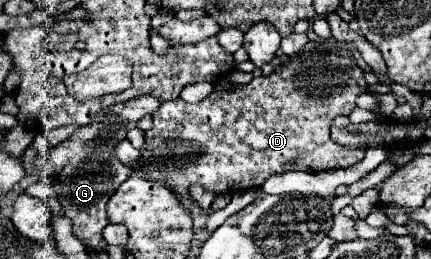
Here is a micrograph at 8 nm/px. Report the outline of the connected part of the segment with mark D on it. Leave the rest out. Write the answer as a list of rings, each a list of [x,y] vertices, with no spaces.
[[[330,39],[330,41],[310,41],[298,55],[292,57],[292,61],[288,65],[280,65],[270,77],[256,77],[252,83],[248,85],[238,85],[234,91],[212,91],[204,101],[196,103],[196,105],[190,105],[182,99],[176,99],[176,101],[166,101],[160,105],[160,109],[156,109],[156,113],[152,113],[152,119],[154,119],[154,125],[150,131],[146,131],[146,145],[142,149],[142,157],[144,157],[144,169],[136,169],[136,173],[144,179],[152,179],[152,181],[162,181],[168,189],[172,189],[178,197],[188,197],[188,187],[192,183],[202,183],[208,191],[216,193],[216,195],[222,195],[222,193],[234,193],[234,191],[242,191],[242,189],[258,189],[266,177],[274,175],[274,173],[284,173],[284,171],[328,171],[328,169],[346,169],[346,167],[352,167],[356,165],[358,161],[364,159],[364,151],[360,149],[352,149],[352,147],[342,147],[342,145],[336,145],[332,139],[330,139],[330,123],[336,115],[350,115],[352,109],[354,109],[354,101],[360,93],[364,93],[368,89],[366,81],[364,81],[364,73],[362,69],[356,65],[354,57],[352,57],[352,51],[346,49],[348,45],[344,43],[338,43],[336,39]]]

